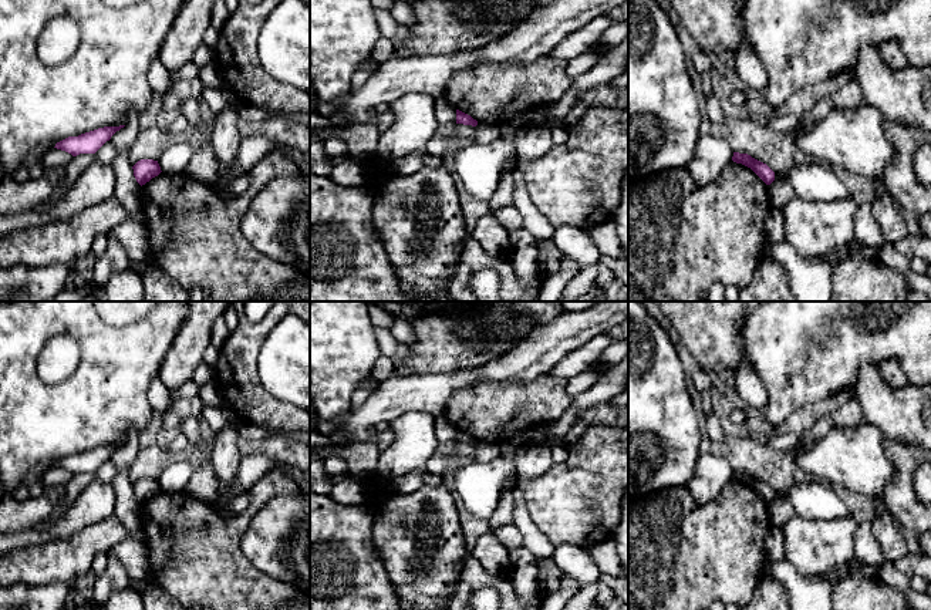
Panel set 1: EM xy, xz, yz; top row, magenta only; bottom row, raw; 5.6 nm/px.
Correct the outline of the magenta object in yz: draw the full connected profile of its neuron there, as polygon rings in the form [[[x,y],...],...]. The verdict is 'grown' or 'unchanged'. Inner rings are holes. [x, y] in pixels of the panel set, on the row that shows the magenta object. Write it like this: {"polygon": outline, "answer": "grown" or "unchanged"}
{"polygon": [[[733,152],[732,161],[750,168],[766,185],[770,185],[775,181],[775,172],[766,164],[748,154]]], "answer": "unchanged"}

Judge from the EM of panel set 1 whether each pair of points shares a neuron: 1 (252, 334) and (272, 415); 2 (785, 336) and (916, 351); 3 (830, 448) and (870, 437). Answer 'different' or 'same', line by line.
1: same
2: same
3: same

